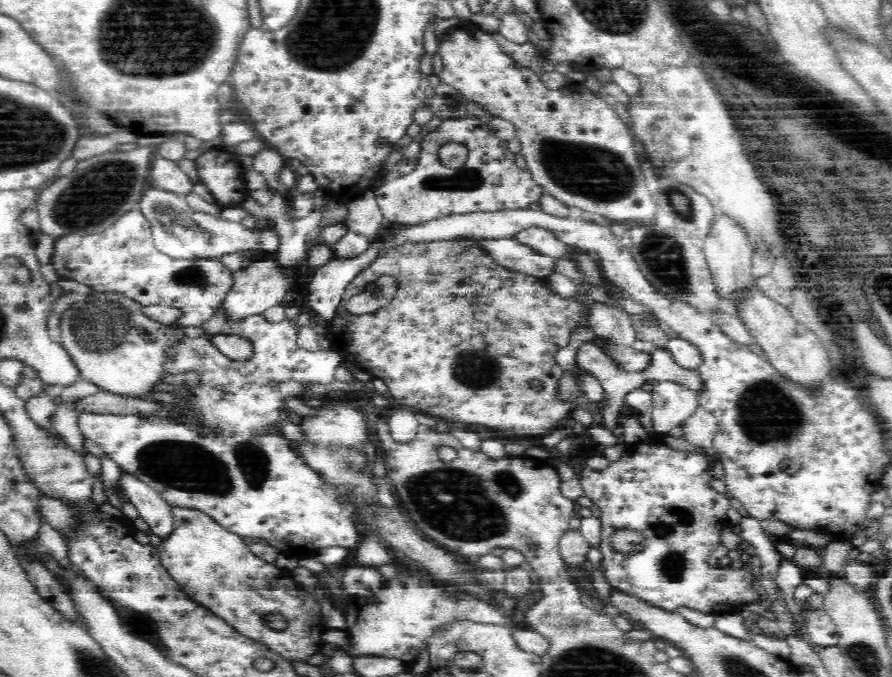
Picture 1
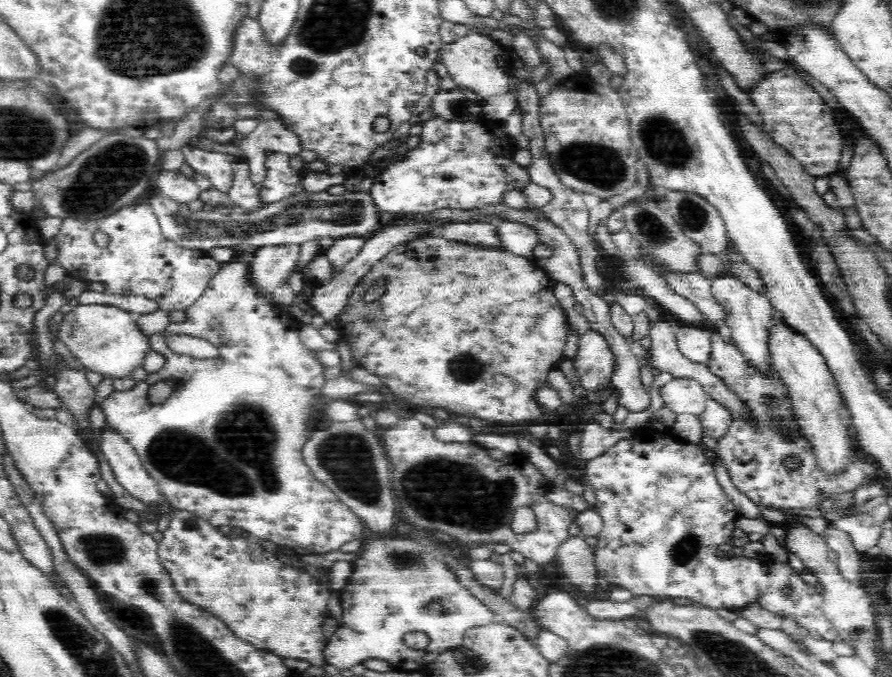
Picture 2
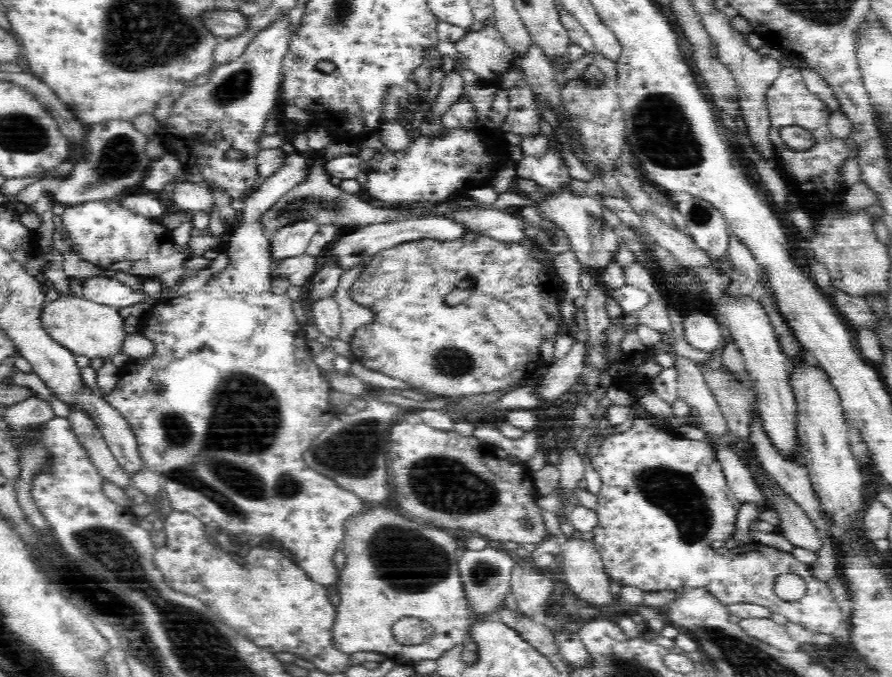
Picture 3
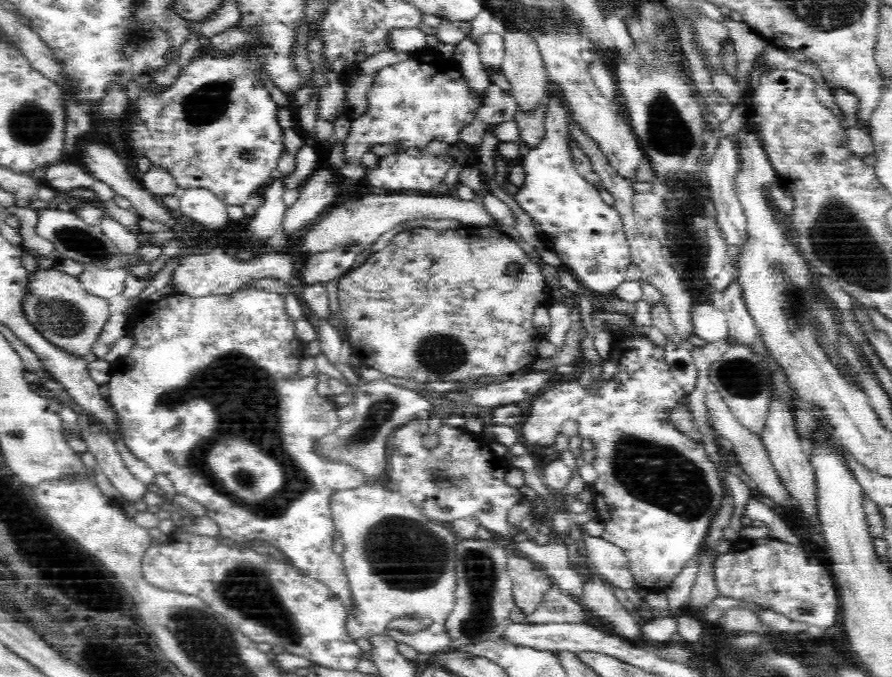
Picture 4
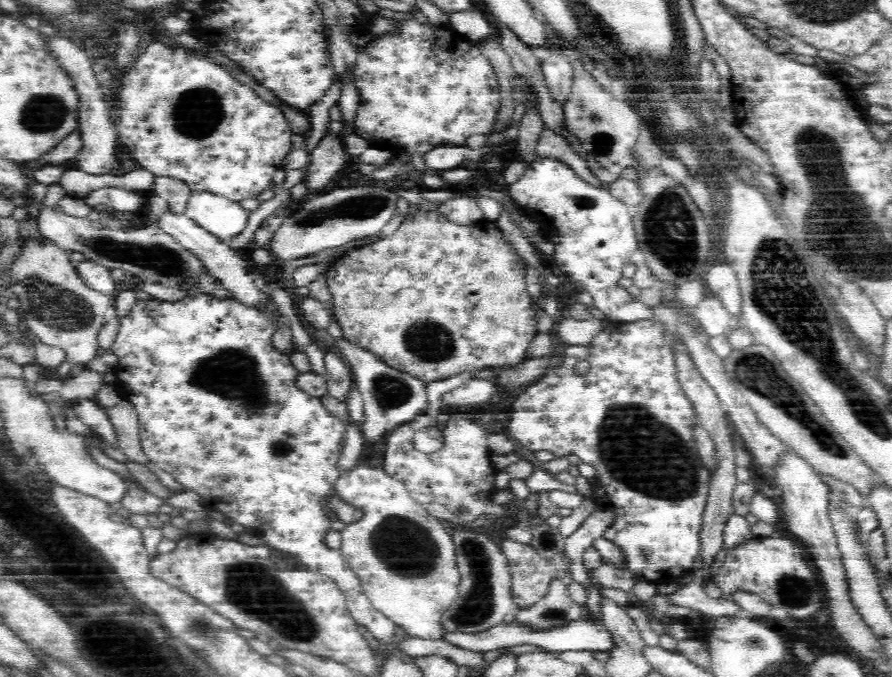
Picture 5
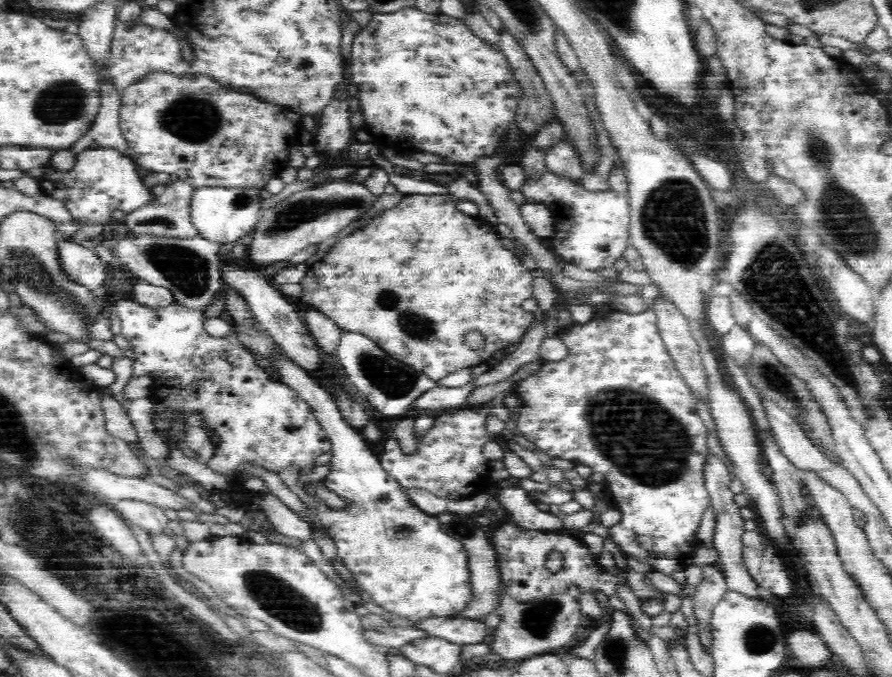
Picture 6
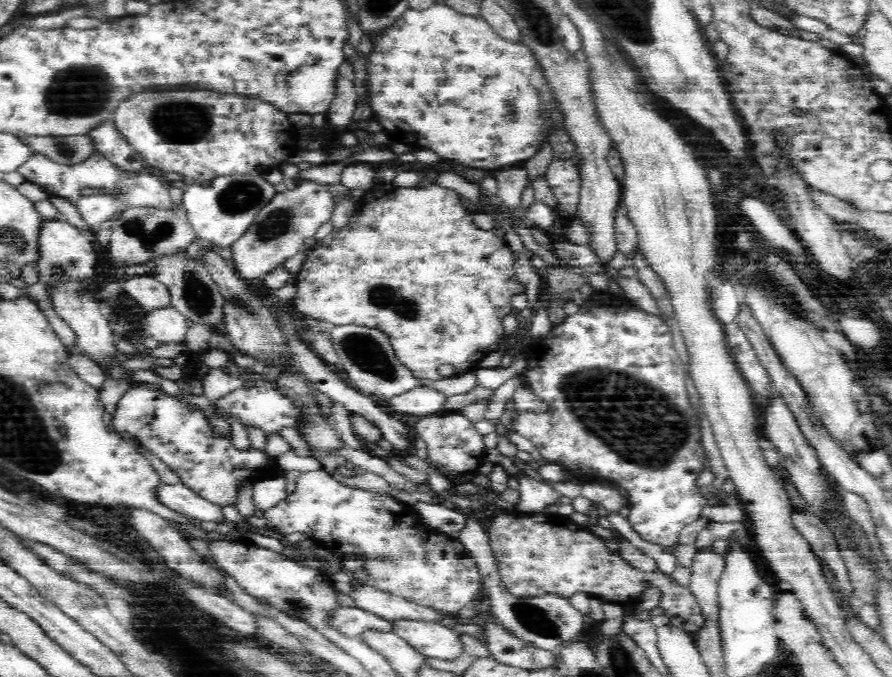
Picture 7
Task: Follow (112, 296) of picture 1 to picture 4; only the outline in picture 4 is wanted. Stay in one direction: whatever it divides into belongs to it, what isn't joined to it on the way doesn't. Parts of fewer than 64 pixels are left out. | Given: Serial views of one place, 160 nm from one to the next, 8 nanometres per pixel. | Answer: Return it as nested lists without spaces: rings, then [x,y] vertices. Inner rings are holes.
[[[56,266],[38,268],[28,273],[24,278],[24,294],[20,299],[20,311],[26,321],[56,349],[74,358],[82,359],[92,352],[92,344],[109,314],[108,301],[86,290],[79,277],[64,274],[56,270]]]

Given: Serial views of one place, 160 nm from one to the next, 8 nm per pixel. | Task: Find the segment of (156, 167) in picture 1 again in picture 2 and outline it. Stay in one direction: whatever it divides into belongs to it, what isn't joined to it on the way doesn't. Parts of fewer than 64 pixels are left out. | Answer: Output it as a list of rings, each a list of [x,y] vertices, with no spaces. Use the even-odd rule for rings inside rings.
[[[161,171],[157,178],[157,186],[161,195],[179,204],[200,201],[200,188],[194,183],[193,178],[187,178],[179,172]]]

